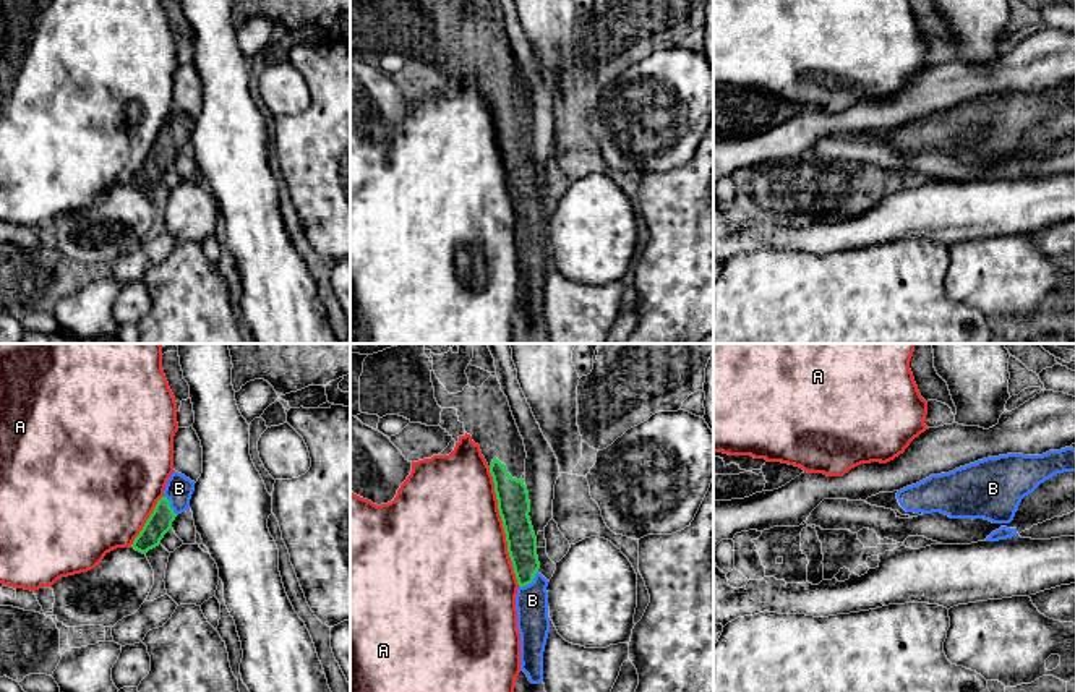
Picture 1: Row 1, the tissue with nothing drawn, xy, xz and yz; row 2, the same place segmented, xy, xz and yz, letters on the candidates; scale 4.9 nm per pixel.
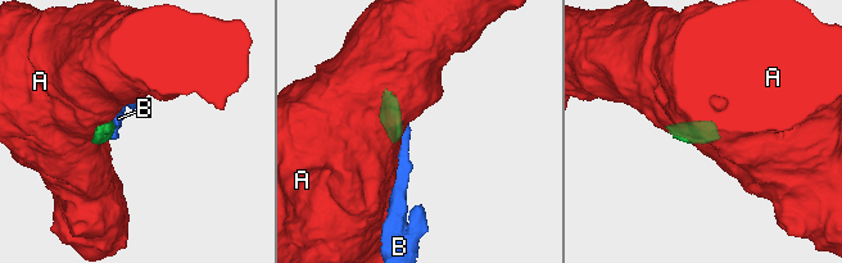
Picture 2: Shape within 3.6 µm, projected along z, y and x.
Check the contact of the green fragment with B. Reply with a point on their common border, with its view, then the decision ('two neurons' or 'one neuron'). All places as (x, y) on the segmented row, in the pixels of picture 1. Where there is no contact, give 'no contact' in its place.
xz (531, 582) | one neuron

